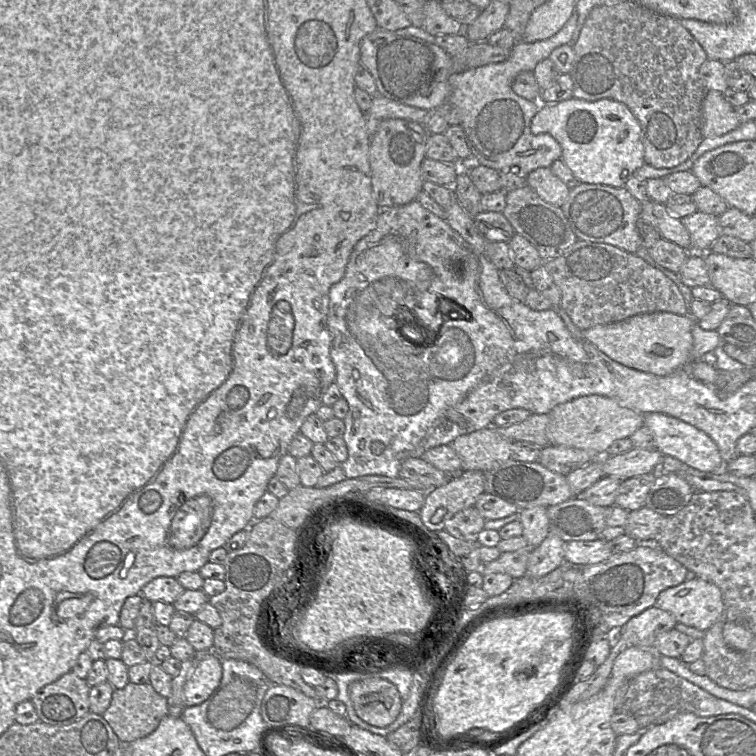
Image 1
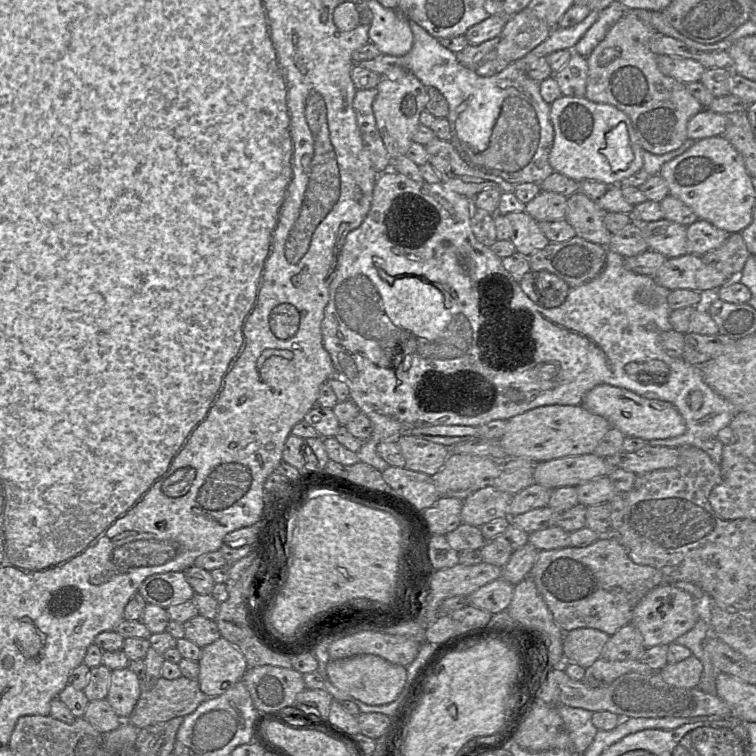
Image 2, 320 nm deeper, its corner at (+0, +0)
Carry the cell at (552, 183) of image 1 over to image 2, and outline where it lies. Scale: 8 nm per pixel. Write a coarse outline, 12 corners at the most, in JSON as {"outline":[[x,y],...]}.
{"outline":[[541,190],[525,207],[537,222],[565,219],[567,198]]}

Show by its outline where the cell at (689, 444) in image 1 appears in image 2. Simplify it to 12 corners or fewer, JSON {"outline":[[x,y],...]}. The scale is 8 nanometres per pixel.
{"outline":[[600,384],[582,404],[626,437],[683,435],[675,406]]}

